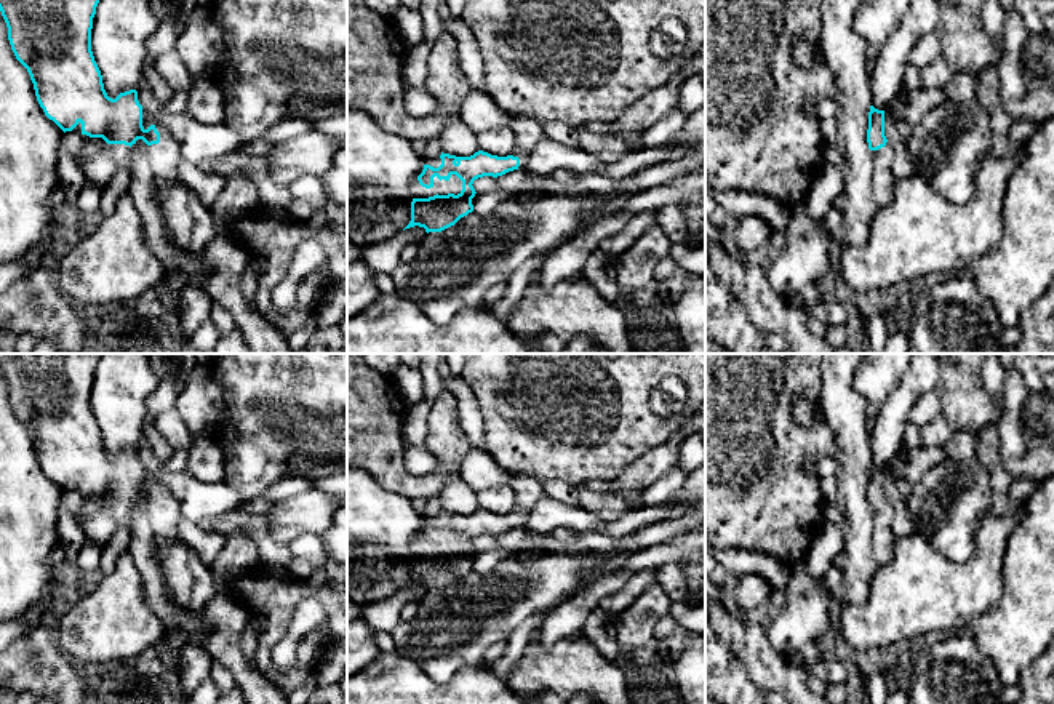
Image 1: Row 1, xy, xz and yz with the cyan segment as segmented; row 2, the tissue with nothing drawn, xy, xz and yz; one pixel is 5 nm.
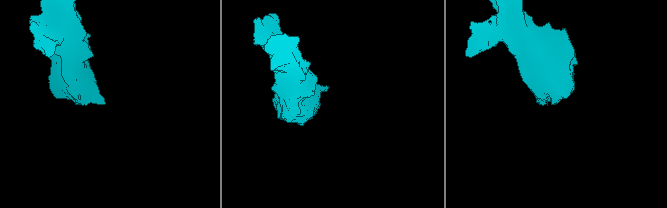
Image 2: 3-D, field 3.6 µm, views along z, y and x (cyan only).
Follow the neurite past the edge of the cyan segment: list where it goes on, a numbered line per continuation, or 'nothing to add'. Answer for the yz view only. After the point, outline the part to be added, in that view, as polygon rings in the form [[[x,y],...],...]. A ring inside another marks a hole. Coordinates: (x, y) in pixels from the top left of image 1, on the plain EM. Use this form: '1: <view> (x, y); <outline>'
1: yz (883, 540); [[[889,501],[878,509],[868,507],[872,520],[872,547],[876,568],[891,562],[897,536],[892,531],[894,509]]]

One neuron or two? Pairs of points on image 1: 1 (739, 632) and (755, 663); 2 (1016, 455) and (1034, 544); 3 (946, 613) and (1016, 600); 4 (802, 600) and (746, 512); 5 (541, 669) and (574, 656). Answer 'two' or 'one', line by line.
1: one
2: two
3: two
4: two
5: one

